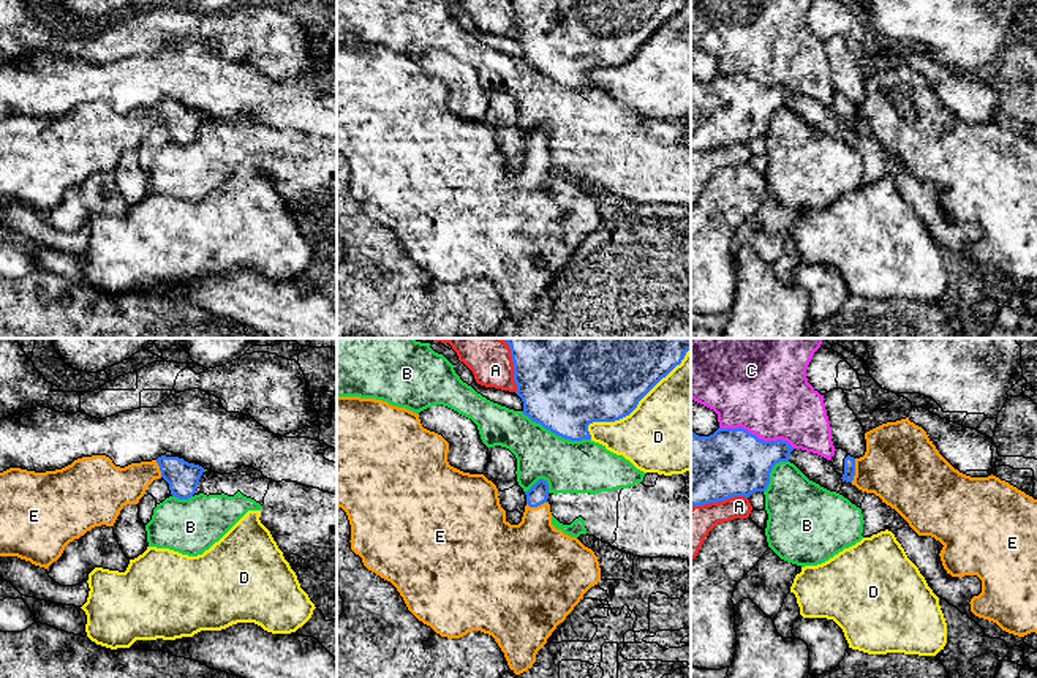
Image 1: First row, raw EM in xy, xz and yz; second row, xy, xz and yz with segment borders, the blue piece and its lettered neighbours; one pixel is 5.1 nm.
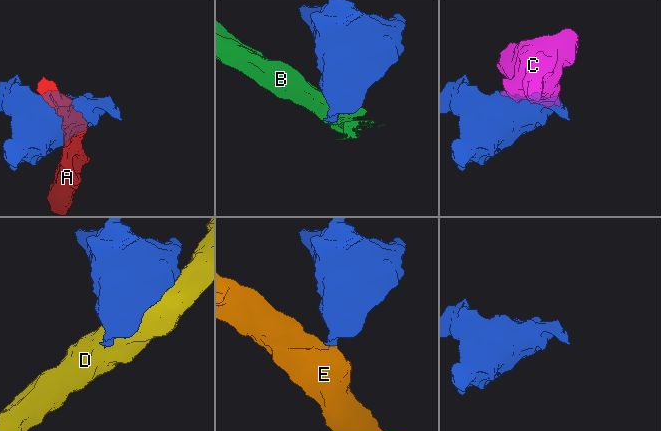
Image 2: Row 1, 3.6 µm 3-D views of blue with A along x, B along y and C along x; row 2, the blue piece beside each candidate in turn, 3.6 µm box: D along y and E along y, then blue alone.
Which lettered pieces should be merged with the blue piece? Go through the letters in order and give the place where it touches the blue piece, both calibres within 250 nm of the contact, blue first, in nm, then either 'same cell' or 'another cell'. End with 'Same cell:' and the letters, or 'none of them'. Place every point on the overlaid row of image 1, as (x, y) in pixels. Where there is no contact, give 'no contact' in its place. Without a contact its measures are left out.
A: yz (718, 500) | 360/180 nm | another cell
B: xz (555, 433) | 460/280 nm | another cell
C: yz (756, 436) | 360/460 nm | another cell
D: xz (636, 406) | 500/480 nm | another cell
E: yz (854, 471) | 60/380 nm | same cell
Same cell: E

